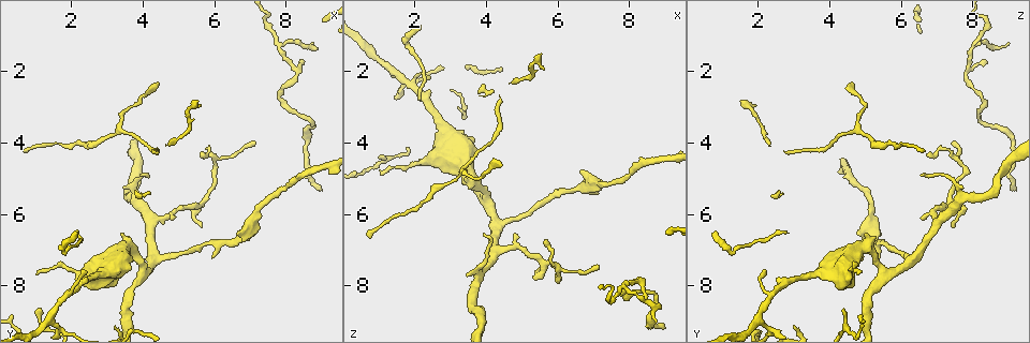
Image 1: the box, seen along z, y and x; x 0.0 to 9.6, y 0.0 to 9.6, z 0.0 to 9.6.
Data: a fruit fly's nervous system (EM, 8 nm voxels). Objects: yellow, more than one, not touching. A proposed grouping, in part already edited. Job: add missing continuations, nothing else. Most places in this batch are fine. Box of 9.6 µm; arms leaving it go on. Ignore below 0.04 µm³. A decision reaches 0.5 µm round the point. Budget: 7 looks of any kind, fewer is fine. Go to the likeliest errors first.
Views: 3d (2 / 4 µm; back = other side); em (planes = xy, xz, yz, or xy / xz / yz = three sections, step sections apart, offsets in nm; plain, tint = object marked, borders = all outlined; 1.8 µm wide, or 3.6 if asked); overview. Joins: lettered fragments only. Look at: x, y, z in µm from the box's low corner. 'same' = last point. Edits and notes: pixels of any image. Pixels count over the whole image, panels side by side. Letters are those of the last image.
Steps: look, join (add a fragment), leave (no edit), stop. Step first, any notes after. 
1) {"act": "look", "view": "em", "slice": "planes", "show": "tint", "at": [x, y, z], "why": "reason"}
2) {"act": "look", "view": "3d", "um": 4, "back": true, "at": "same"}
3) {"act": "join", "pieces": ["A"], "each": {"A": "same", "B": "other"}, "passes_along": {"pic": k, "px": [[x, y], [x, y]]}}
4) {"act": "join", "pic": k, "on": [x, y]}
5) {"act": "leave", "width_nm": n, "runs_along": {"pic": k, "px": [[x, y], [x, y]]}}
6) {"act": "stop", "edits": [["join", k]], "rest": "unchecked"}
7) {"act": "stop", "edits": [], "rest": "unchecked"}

{"act": "look", "view": "3d", "um": 2, "at": [8.75, 1.20, 9.00], "why": "an open end"}

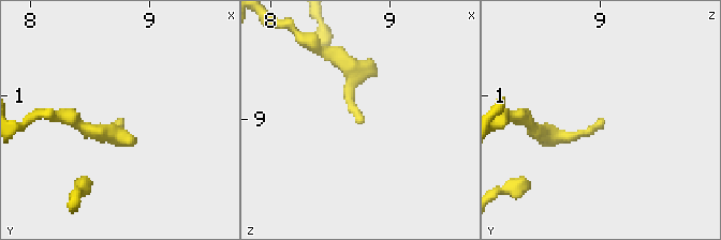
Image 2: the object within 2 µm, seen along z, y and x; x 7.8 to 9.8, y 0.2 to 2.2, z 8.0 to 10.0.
{"act": "look", "view": "em", "slice": "yz", "step": 16, "show": "tint", "at": [8.78, 1.24, 9.06], "why": "need the tissue"}

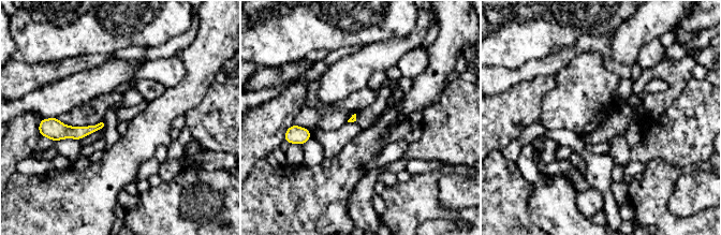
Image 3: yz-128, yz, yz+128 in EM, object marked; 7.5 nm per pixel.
{"act": "look", "view": "em", "slice": "planes", "show": "borders", "at": "same"}

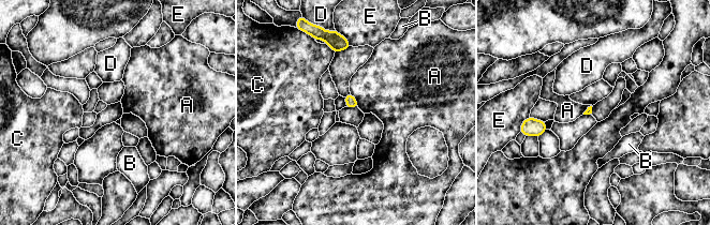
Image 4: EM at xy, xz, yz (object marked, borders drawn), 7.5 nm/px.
{"act": "leave", "each": {"A": "other", "B": "other", "C": "other", "D": "other", "E": "other"}, "border": {"pic": 4, "px": [[350, 93], [356, 100], [358, 106]]}, "found": "none of them fits"}

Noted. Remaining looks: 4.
{"act": "look", "view": "em", "slice": "planes", "show": "tint", "at": [3.90, 4.85, 6.60], "why": "tapers out"}

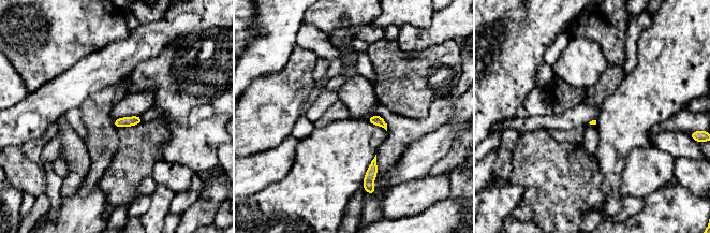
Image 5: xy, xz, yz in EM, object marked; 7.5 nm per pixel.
{"act": "look", "view": "em", "slice": "planes", "show": "borders", "at": "same", "why": "see the neighbours"}

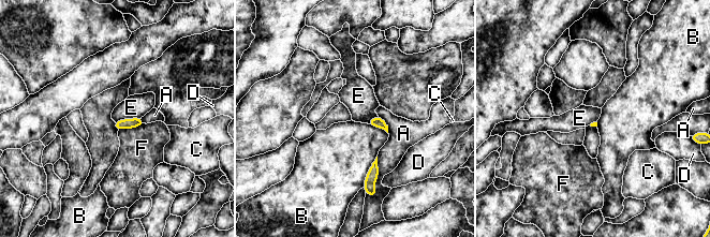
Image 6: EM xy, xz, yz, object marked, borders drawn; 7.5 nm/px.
{"act": "leave", "each": {"A": "other", "B": "other", "C": "other", "D": "other", "E": "other", "F": "other"}, "found": "no lettered fragment goes on from it"}

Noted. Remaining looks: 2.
{"act": "look", "view": "3d", "um": 4, "at": [5.60, 6.35, 7.45], "why": "free end"}

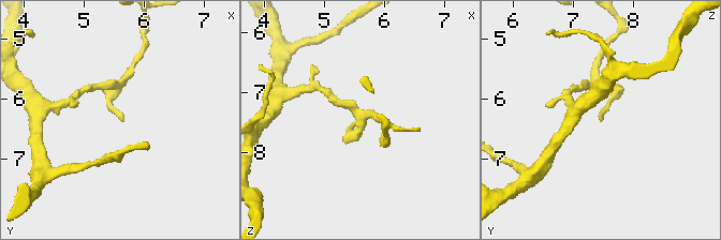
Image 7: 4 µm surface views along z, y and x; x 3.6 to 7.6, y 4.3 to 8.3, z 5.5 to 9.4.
{"act": "look", "view": "em", "um": 3.6, "slice": "planes", "show": "borders", "at": [5.65, 6.35, 7.45]}

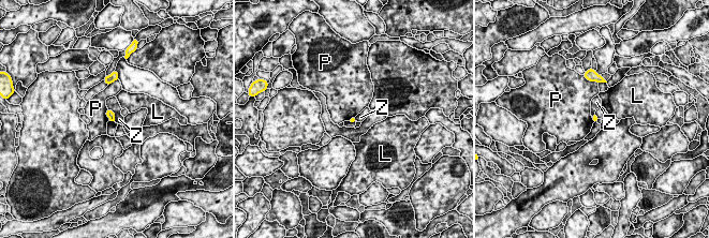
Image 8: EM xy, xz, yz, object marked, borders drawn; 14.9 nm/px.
{"act": "leave", "each": {"L": "other", "P": "other", "Z": "other"}, "border": {"pic": 8, "px": [[108, 108], [114, 114], [115, 121]]}, "found": "none of them fits"}

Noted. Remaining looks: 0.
{"act": "stop", "edits": [], "rest": "unchecked"}

